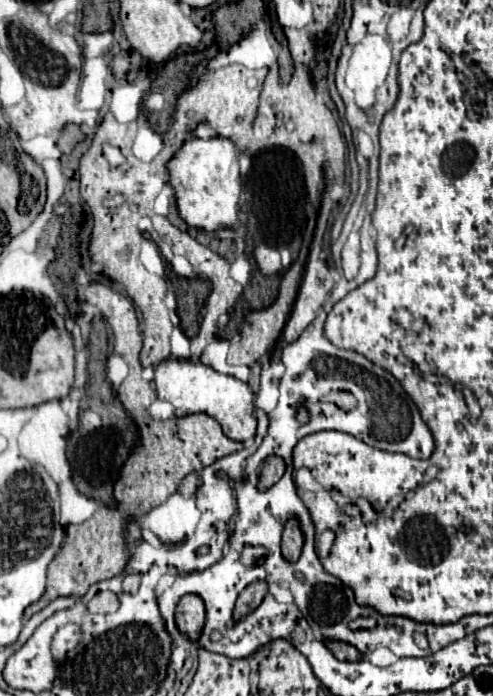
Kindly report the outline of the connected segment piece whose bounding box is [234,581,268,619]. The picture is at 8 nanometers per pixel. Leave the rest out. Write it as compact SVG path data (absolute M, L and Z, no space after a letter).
M254 581L250 583L236 599L236 609L234 609L234 617L242 619L244 615L252 613L264 599L264 595L268 593L268 583L266 581Z

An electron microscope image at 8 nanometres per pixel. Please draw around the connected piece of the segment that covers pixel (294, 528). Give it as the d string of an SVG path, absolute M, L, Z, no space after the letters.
M290 519L286 523L284 535L282 535L282 555L284 555L284 559L294 563L300 557L302 543L304 543L304 537L302 537L302 531L298 527L298 521Z

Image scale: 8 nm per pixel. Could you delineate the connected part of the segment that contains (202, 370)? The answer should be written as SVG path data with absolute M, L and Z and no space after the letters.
M166 359L154 365L154 385L158 399L166 399L174 405L176 417L206 413L214 417L224 429L224 435L234 441L250 441L256 433L254 391L236 377L218 373L200 361L192 363L190 359Z

